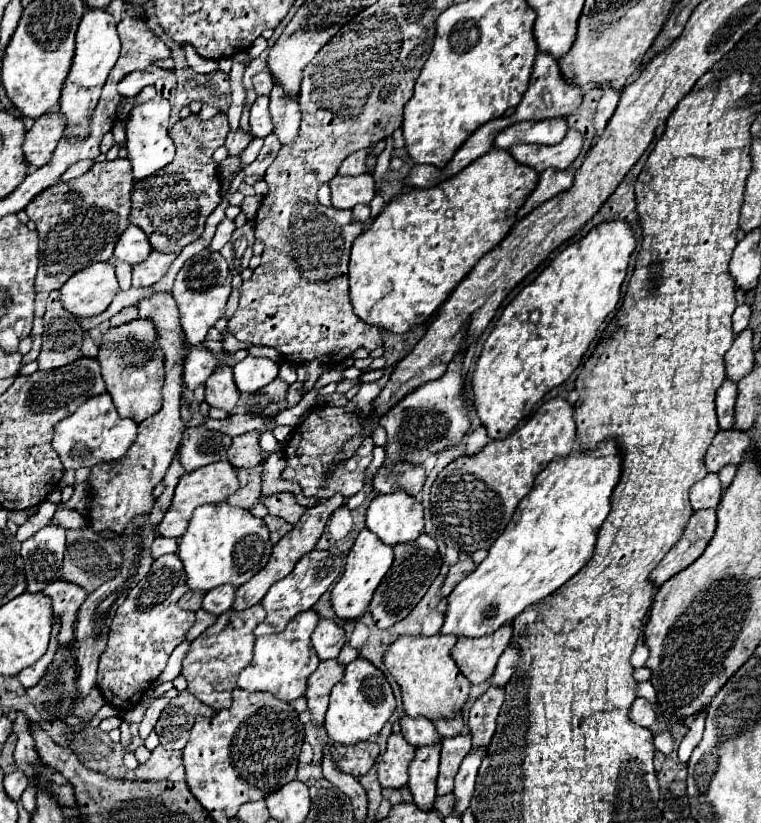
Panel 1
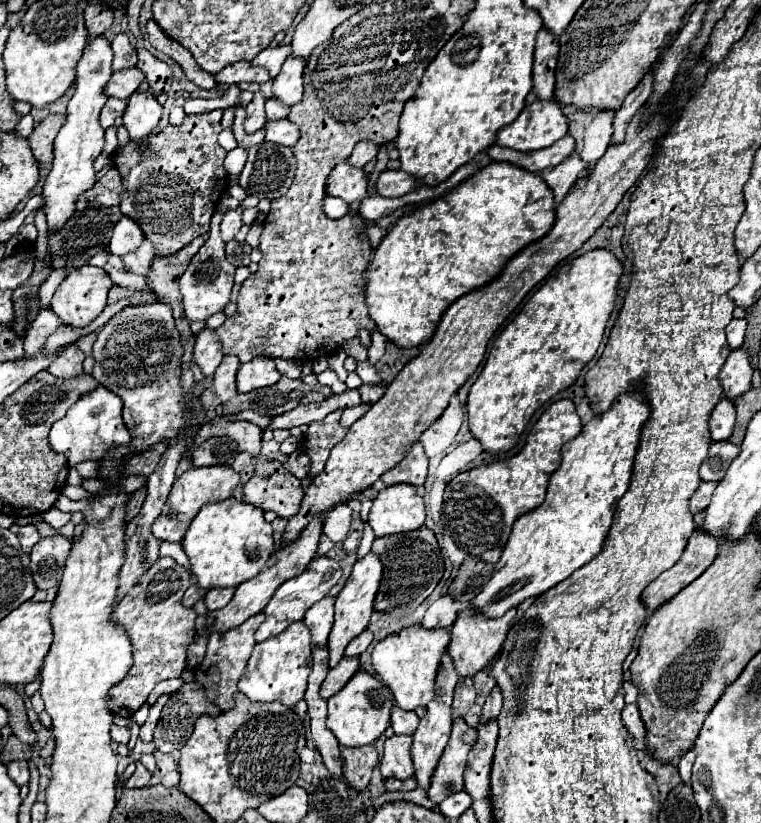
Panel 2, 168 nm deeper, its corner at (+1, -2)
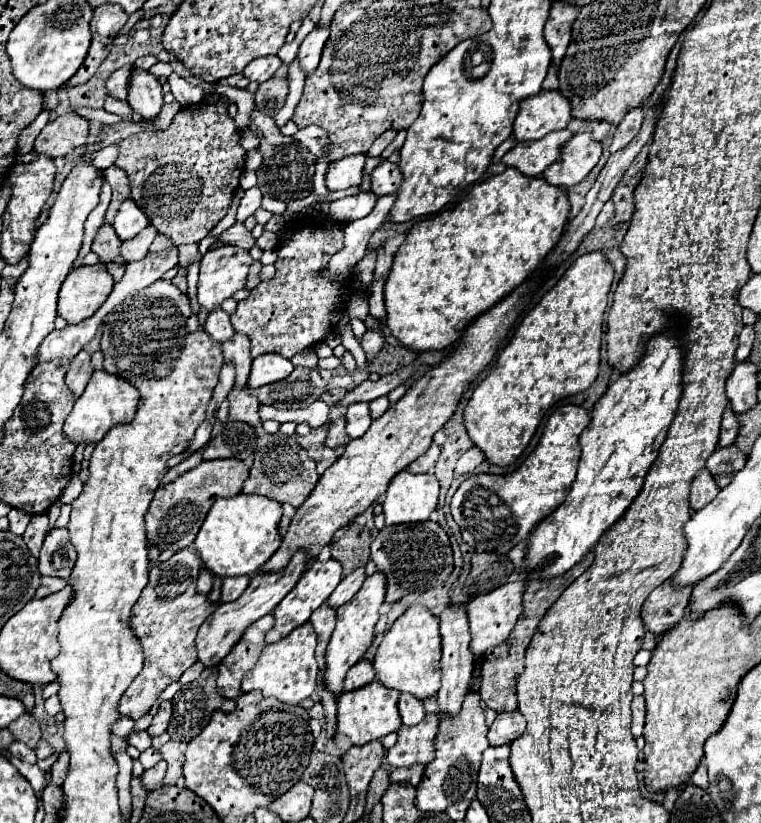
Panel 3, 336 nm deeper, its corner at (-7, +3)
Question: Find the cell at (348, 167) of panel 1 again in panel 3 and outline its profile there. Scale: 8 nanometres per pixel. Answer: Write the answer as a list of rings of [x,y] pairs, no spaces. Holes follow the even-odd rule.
[[[395,129],[385,131],[381,137],[377,137],[377,139],[375,139],[375,143],[373,143],[373,147],[369,149],[369,153],[367,153],[367,155],[369,155],[369,157],[377,157],[377,155],[379,155],[379,153],[381,153],[381,151],[383,151],[383,149],[393,141],[393,139],[395,139],[395,135],[397,135],[397,131],[395,131]]]

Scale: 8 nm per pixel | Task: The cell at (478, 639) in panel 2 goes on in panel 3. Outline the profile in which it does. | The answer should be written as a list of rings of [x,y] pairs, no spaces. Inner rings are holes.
[[[521,575],[517,581],[505,583],[505,585],[497,587],[495,591],[487,593],[487,595],[477,595],[467,605],[469,627],[471,627],[471,651],[473,653],[483,655],[487,649],[501,645],[509,637],[509,633],[511,633],[517,617],[523,611],[523,599],[521,597],[523,597],[523,591],[525,591],[525,577],[527,575]]]

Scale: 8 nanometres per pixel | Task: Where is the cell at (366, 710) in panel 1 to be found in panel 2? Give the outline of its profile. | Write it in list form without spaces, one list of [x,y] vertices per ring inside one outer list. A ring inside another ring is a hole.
[[[359,668],[355,676],[329,698],[329,716],[327,716],[327,728],[335,734],[339,746],[367,746],[375,742],[385,728],[389,726],[393,708],[393,698],[387,686],[383,686],[379,680],[375,680],[369,672]]]

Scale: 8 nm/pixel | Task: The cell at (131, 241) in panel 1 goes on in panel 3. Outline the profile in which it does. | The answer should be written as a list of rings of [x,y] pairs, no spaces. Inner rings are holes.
[[[129,197],[121,203],[115,219],[113,219],[113,227],[115,233],[119,235],[121,241],[125,239],[133,239],[133,235],[137,235],[139,231],[143,231],[149,225],[147,215],[137,207],[137,203]]]

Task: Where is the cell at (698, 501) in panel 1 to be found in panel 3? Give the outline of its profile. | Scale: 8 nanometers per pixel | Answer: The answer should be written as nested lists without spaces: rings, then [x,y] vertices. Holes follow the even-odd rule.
[[[701,469],[691,483],[691,493],[689,493],[689,505],[691,509],[701,509],[705,507],[705,503],[711,503],[713,497],[717,497],[717,483],[713,479],[713,475],[707,469]]]

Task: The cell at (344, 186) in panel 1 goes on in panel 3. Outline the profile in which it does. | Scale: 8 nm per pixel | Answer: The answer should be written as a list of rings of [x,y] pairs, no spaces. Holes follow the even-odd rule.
[[[349,155],[339,161],[333,161],[327,169],[325,181],[329,191],[339,191],[339,189],[349,189],[357,187],[363,179],[363,163],[365,155]]]

